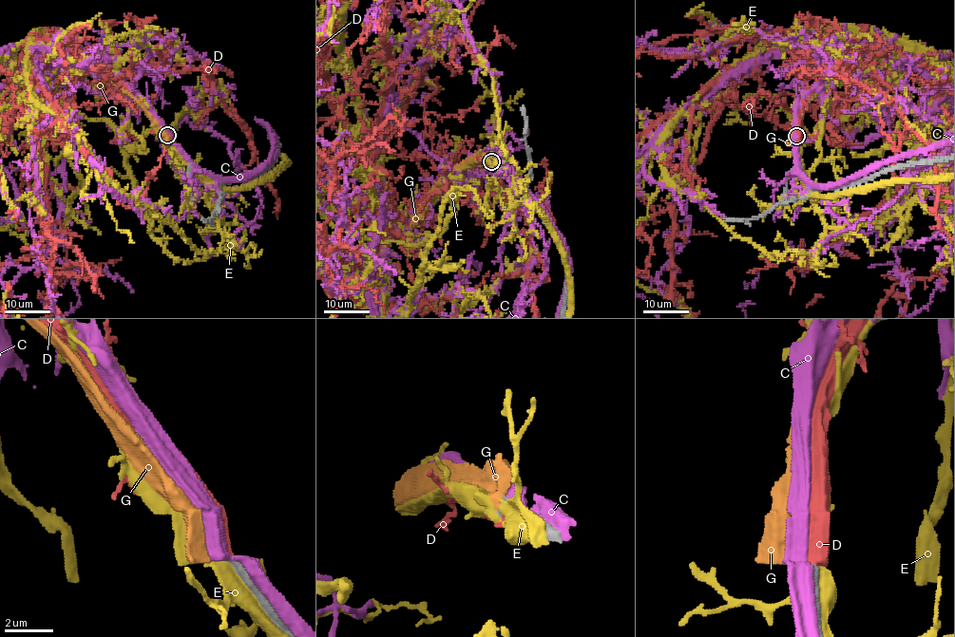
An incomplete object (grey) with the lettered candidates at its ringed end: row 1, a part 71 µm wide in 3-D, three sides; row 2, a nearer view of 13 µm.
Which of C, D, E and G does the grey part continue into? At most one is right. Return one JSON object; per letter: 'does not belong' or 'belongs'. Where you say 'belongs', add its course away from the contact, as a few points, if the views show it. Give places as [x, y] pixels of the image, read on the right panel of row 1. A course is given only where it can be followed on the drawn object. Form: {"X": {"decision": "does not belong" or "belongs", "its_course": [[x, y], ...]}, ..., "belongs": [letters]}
{"C": {"decision": "does not belong"}, "D": {"decision": "does not belong"}, "E": {"decision": "does not belong"}, "G": {"decision": "does not belong"}, "belongs": []}

